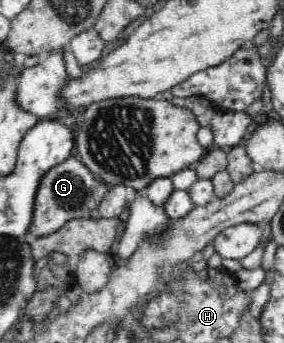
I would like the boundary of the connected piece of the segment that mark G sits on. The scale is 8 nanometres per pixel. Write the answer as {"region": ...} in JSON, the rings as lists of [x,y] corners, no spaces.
{"region":[[[73,155],[49,168],[37,184],[33,202],[33,215],[27,232],[37,237],[48,236],[62,228],[69,220],[87,217],[86,200],[90,198],[95,177],[92,171]]]}

